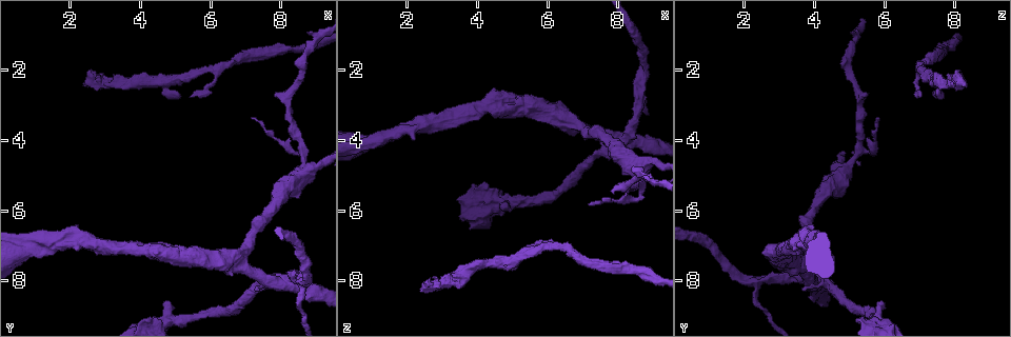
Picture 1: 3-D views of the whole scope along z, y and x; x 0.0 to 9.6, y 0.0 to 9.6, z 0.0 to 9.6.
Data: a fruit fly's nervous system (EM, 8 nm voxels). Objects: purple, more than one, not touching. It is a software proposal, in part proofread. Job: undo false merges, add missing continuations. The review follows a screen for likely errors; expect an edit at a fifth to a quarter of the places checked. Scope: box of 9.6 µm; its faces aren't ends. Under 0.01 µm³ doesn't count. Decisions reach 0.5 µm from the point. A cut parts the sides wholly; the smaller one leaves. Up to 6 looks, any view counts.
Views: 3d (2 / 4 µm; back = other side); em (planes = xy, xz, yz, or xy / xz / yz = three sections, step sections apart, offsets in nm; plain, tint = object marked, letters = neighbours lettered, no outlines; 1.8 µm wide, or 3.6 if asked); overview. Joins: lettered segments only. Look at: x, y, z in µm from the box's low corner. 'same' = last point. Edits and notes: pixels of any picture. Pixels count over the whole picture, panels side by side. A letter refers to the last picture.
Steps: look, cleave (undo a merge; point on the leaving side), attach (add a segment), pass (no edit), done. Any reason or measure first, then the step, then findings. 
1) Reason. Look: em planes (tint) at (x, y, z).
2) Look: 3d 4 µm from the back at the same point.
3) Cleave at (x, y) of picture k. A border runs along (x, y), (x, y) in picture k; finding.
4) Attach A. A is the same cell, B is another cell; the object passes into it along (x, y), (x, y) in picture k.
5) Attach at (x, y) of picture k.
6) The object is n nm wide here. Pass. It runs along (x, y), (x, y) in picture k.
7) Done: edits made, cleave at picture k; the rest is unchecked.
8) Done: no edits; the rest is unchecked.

Calibre changes. Look: 3d 4 µm at (4.75, 9.10, 5.80).

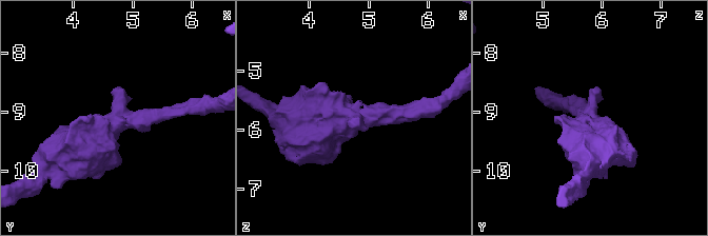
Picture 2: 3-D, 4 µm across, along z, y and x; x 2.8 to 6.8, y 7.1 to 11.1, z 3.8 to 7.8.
Now the EM. Look: em 3.6 µm planes (letters) at (4.75, 9.10, 5.75).

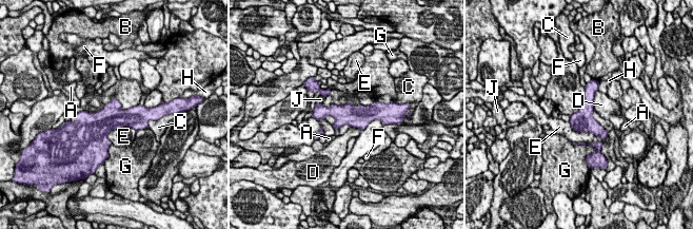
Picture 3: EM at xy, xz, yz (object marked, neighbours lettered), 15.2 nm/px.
The object is 320 nm wide here. Pass. A, B, C, D, E, F, G, H and J are other cells; it runs along (316, 113), (377, 115) in picture 3; continuous, no second neuron.

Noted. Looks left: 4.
Look: em planes (plain) at (7.85, 8.00, 4.15).

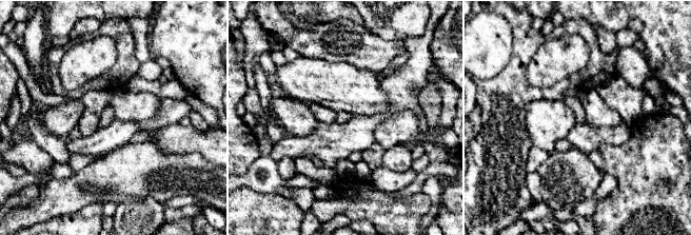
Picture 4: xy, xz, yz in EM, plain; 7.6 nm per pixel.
Look: em planes (letters) at the same point.

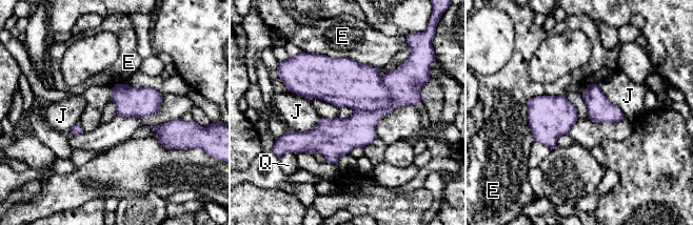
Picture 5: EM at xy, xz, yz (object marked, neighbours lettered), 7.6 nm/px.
The longest contact is with E, 420 nm. Cleave at (404, 83) of picture 5. E, J and Q are other cells; the part that leaves runs along (407, 91), (355, 131), (289, 136) in picture 5; two neurons meet here.

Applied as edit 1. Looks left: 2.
Done: edits made, cleave at picture 5; the rest is unchecked.

